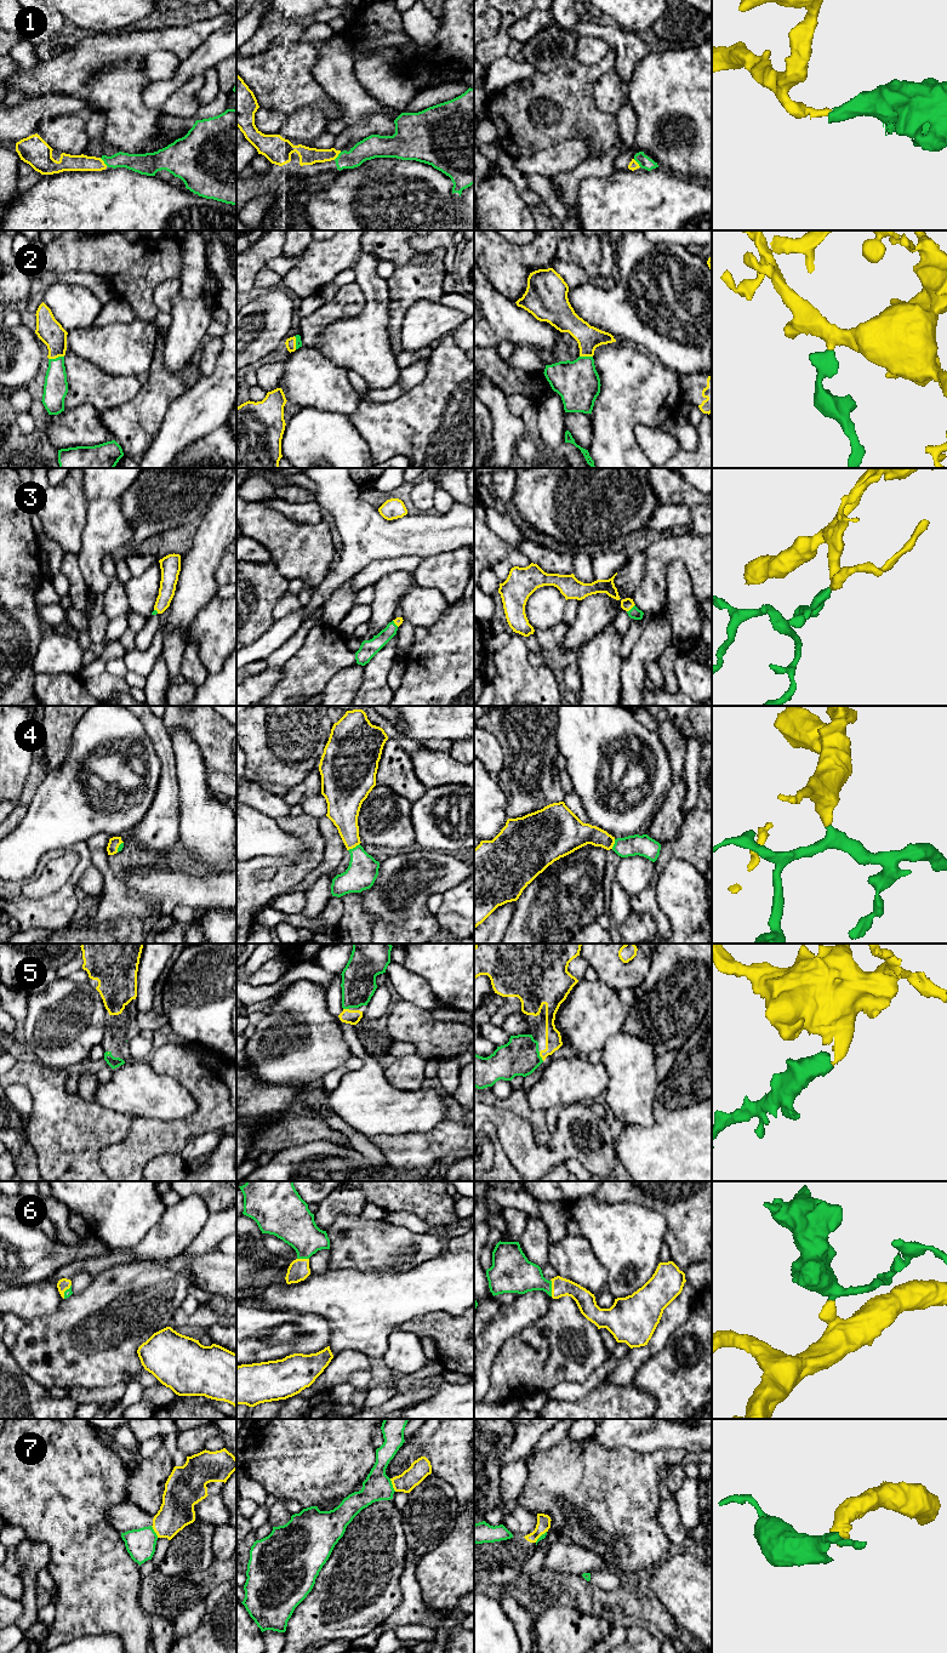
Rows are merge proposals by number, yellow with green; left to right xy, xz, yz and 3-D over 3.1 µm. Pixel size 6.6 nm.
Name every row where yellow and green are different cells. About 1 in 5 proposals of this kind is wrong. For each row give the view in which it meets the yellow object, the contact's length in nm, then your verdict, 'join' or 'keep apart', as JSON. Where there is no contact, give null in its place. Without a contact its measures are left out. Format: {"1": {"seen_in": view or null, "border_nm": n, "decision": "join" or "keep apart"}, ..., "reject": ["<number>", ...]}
{"1": {"seen_in": "xy", "border_nm": 80, "decision": "join"}, "2": {"seen_in": "xy", "border_nm": 110, "decision": "join"}, "3": {"seen_in": "yz", "border_nm": 80, "decision": "join"}, "4": {"seen_in": "xz", "border_nm": 90, "decision": "join"}, "5": {"seen_in": "yz", "border_nm": 70, "decision": "join"}, "6": {"seen_in": "yz", "border_nm": 110, "decision": "join"}, "7": {"seen_in": "xz", "border_nm": 100, "decision": "keep apart"}, "reject": ["7"]}

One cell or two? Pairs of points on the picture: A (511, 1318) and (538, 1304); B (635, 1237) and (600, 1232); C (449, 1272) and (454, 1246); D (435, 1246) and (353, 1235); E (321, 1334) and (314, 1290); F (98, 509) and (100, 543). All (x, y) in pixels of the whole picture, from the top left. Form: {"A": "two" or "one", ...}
{"A": "one", "B": "one", "C": "two", "D": "one", "E": "two", "F": "one"}

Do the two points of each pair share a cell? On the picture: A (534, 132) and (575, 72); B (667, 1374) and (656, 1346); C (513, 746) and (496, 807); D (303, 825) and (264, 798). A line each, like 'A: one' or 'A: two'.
A: one
B: two
C: two
D: two

